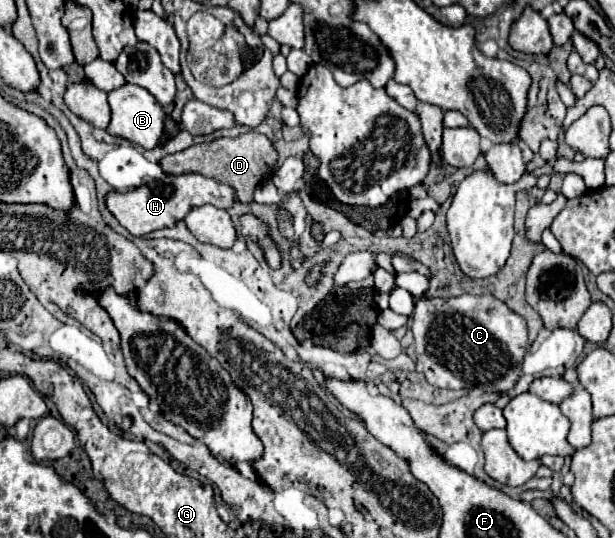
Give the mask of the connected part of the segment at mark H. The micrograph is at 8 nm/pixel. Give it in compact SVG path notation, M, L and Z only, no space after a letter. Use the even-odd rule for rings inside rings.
M184 173L184 175L164 175L152 185L142 185L126 193L110 191L106 195L106 207L120 221L120 225L124 225L132 235L140 237L154 229L172 227L176 221L184 219L186 213L196 205L210 203L218 209L228 209L234 203L234 199L236 195L228 185L212 181L200 173Z

